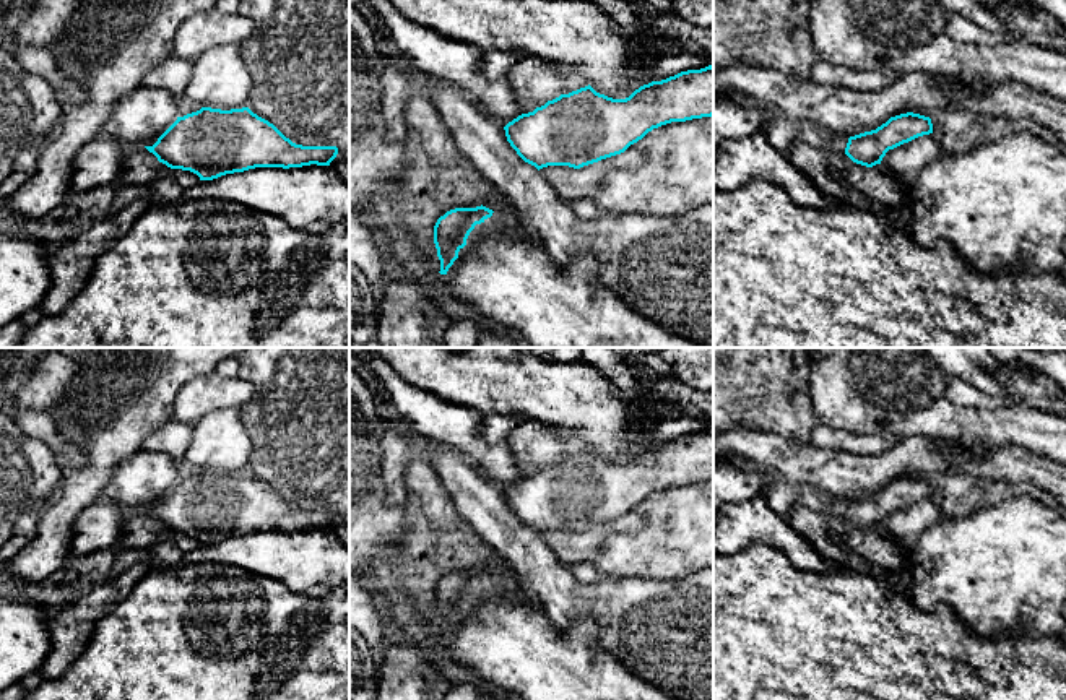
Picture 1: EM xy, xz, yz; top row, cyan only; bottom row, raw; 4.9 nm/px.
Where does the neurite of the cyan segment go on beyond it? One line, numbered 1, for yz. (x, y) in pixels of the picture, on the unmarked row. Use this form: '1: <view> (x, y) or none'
1: none

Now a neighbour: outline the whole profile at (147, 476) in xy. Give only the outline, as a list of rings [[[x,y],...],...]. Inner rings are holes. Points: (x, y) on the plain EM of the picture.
[[[140,450],[114,469],[102,497],[128,512],[145,510],[177,484],[176,460],[161,452]]]

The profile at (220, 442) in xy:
[[[224,408],[193,424],[184,460],[202,471],[231,474],[247,471],[250,453],[252,439],[239,409]]]

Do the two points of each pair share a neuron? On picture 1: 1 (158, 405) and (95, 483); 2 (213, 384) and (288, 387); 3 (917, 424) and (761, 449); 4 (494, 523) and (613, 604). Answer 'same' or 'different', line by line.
1: same
2: different
3: different
4: same

